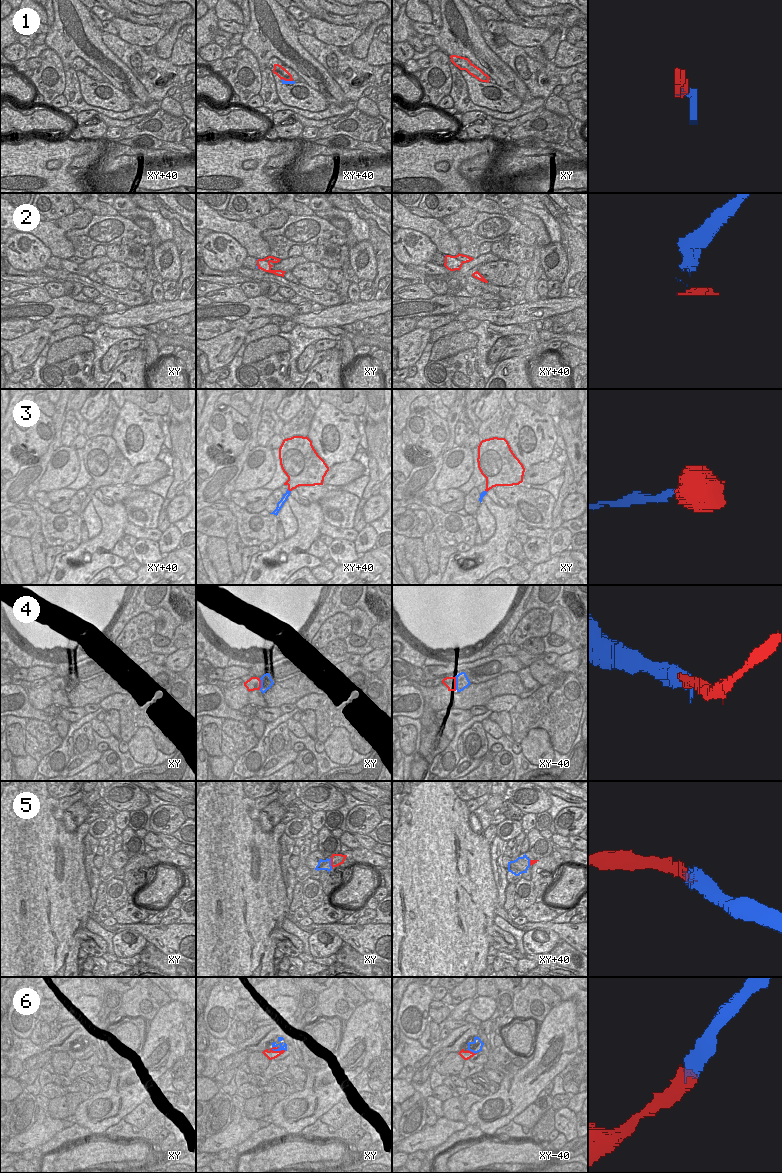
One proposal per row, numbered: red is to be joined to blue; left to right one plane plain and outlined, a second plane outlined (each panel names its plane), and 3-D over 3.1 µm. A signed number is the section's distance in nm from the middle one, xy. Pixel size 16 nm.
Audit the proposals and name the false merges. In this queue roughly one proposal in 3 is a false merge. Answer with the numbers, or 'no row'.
1, 2, 4

